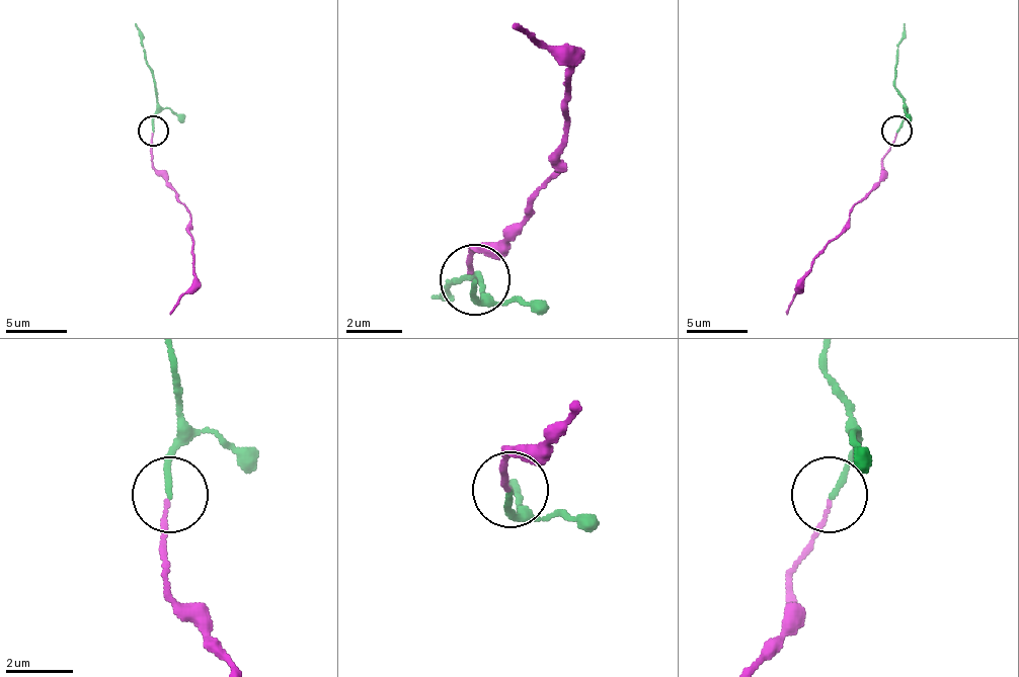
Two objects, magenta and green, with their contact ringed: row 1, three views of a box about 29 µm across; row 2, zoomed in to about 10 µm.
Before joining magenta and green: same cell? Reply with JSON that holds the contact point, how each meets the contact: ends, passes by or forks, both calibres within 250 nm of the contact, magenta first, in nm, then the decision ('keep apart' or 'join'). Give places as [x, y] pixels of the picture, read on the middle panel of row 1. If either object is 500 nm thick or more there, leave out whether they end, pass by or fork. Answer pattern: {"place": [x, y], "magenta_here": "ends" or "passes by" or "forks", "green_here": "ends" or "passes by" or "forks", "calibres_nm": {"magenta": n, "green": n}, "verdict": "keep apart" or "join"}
{"place": [475, 279], "magenta_here": "ends", "green_here": "ends", "calibres_nm": {"magenta": 110, "green": 170}, "verdict": "join"}

